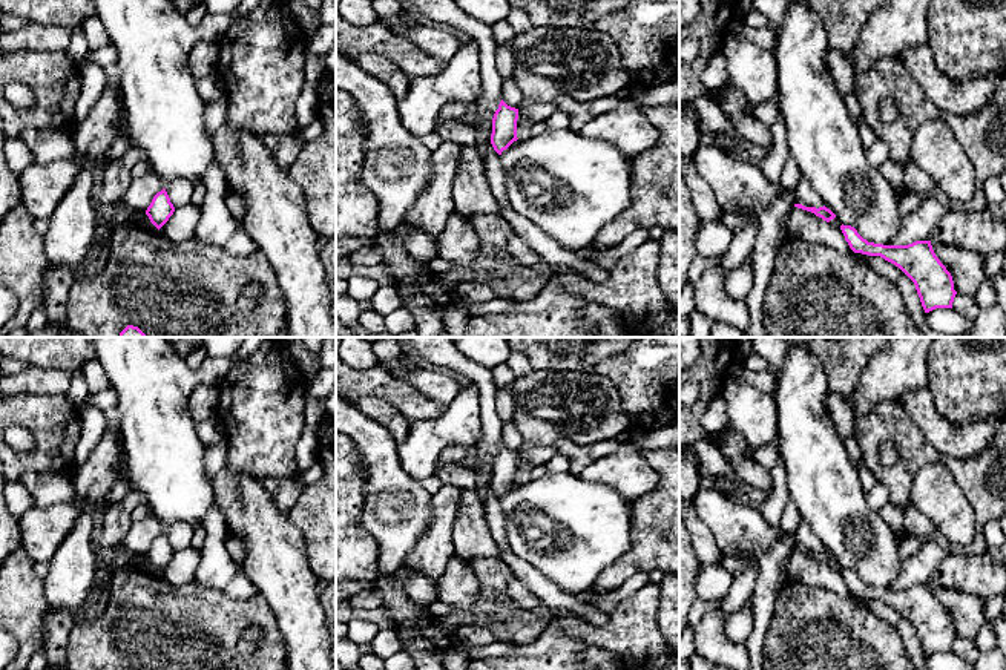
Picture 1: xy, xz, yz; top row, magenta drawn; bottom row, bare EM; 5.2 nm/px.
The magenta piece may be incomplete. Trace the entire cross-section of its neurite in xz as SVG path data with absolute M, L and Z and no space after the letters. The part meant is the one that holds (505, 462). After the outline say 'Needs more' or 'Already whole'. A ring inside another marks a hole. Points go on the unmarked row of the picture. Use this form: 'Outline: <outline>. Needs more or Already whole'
Outline: M503 443L492 461L491 488L501 498L514 484L517 484L518 452L508 449Z. Already whole

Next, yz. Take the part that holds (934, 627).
Outline: M851 569L840 573L854 596L880 599L899 610L916 629L925 656L935 652L952 652L957 635L946 610L935 599L931 584L908 589L883 589L863 583Z. Already whole

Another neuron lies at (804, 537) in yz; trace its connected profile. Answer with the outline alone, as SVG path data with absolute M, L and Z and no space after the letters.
M801 520L799 526L796 527L796 532L793 535L793 546L802 547L805 550L824 550L824 546L804 520Z

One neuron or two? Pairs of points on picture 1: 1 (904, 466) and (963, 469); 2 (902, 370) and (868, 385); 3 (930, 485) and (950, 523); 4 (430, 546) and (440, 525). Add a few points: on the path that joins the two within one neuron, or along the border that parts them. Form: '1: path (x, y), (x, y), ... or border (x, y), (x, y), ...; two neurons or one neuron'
1: path (919, 459), (942, 459), (948, 462); one neuron
2: path (894, 370), (876, 384); one neuron
3: path (936, 494), (950, 509), (950, 514); one neuron
4: path (434, 541), (440, 529); one neuron

